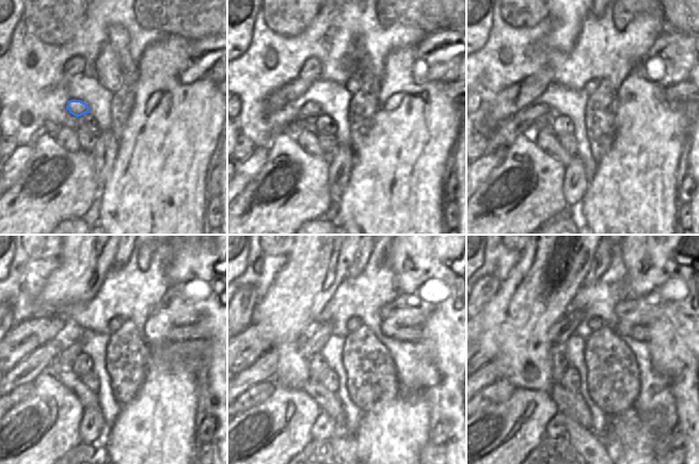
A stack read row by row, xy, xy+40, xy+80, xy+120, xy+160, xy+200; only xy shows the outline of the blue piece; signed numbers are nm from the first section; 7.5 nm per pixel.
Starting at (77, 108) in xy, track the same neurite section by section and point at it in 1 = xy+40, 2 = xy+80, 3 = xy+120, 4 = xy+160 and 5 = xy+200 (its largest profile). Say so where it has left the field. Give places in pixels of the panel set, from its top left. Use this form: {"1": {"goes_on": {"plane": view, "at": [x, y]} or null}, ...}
{"1": {"goes_on": {"plane": "xy+40", "at": [311, 109]}}, "2": {"goes_on": {"plane": "xy+80", "at": [506, 132]}}, "3": {"goes_on": {"plane": "xy+120", "at": [41, 360]}}, "4": {"goes_on": {"plane": "xy+160", "at": [265, 368]}}, "5": {"goes_on": {"plane": "xy+200", "at": [488, 374]}}}

